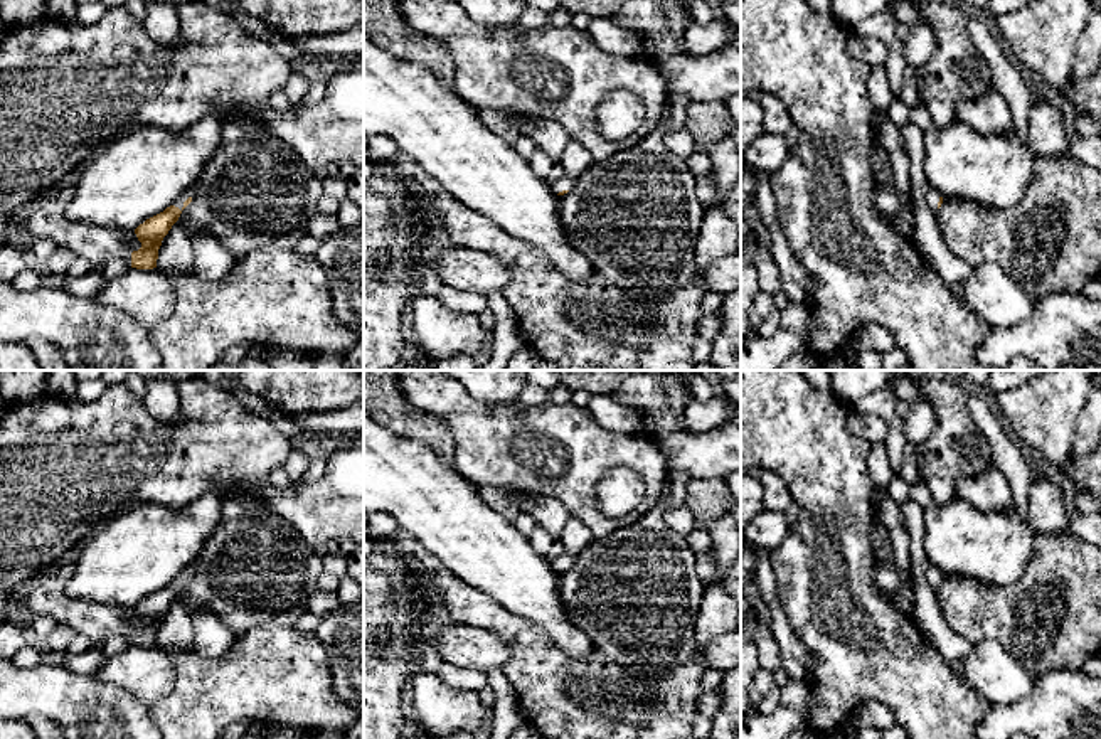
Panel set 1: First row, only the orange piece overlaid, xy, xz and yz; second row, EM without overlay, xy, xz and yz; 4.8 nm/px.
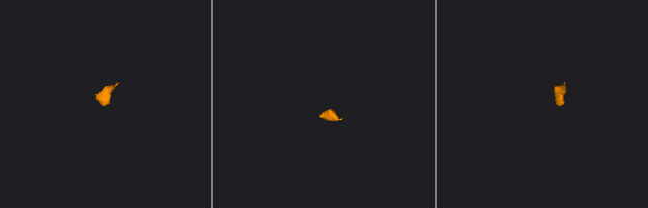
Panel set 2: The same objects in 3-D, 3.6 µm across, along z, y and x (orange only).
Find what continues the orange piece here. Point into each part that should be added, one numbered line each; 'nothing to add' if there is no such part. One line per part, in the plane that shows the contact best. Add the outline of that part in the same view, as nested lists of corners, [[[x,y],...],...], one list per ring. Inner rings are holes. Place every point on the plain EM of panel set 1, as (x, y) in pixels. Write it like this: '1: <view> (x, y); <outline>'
1: xy (191, 569); [[[199,557],[194,559],[194,561],[175,577],[173,582],[182,587],[184,579],[185,579],[189,574],[192,574],[192,576],[195,574],[197,561],[199,561]]]

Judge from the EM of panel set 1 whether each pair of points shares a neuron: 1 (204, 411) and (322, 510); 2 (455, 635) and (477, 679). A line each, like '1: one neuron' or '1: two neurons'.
1: two neurons
2: two neurons

